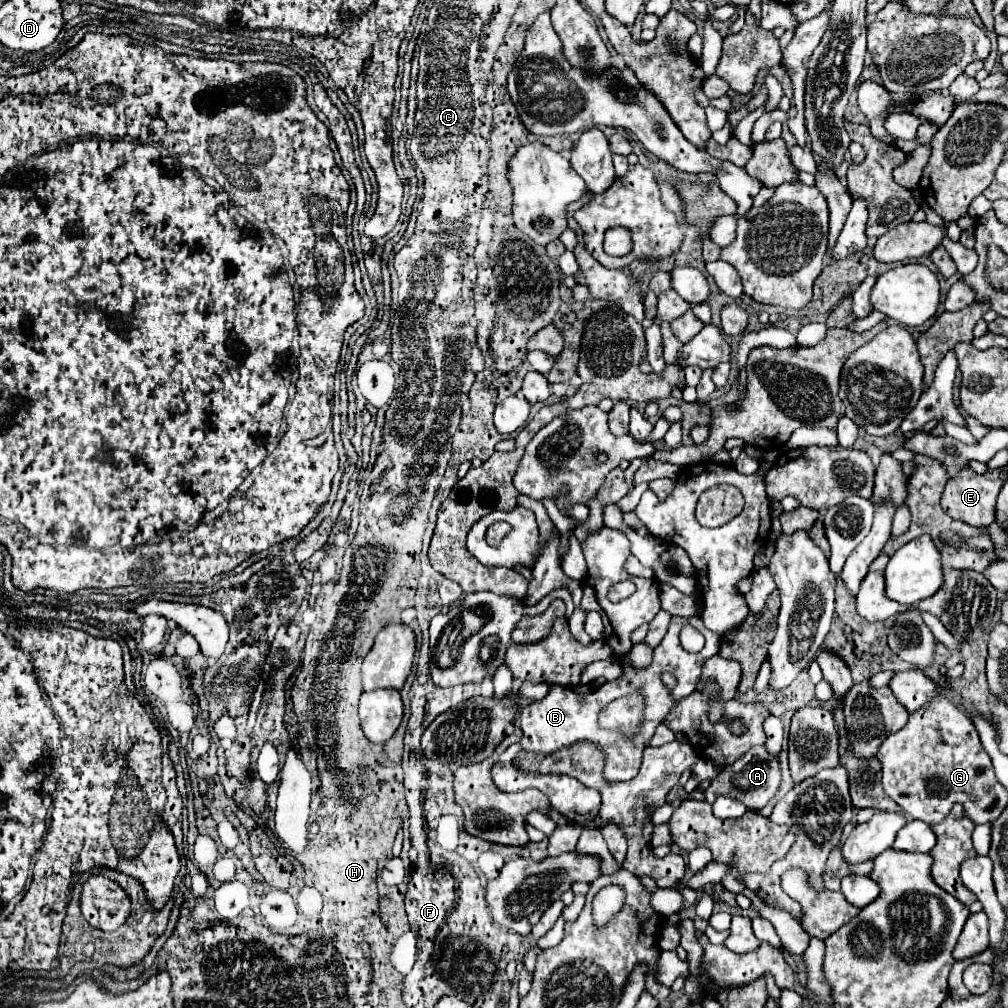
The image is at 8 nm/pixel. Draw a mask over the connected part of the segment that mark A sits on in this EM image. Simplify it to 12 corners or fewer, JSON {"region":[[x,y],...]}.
{"region":[[753,746],[705,790],[759,810],[781,784],[779,760]]}

